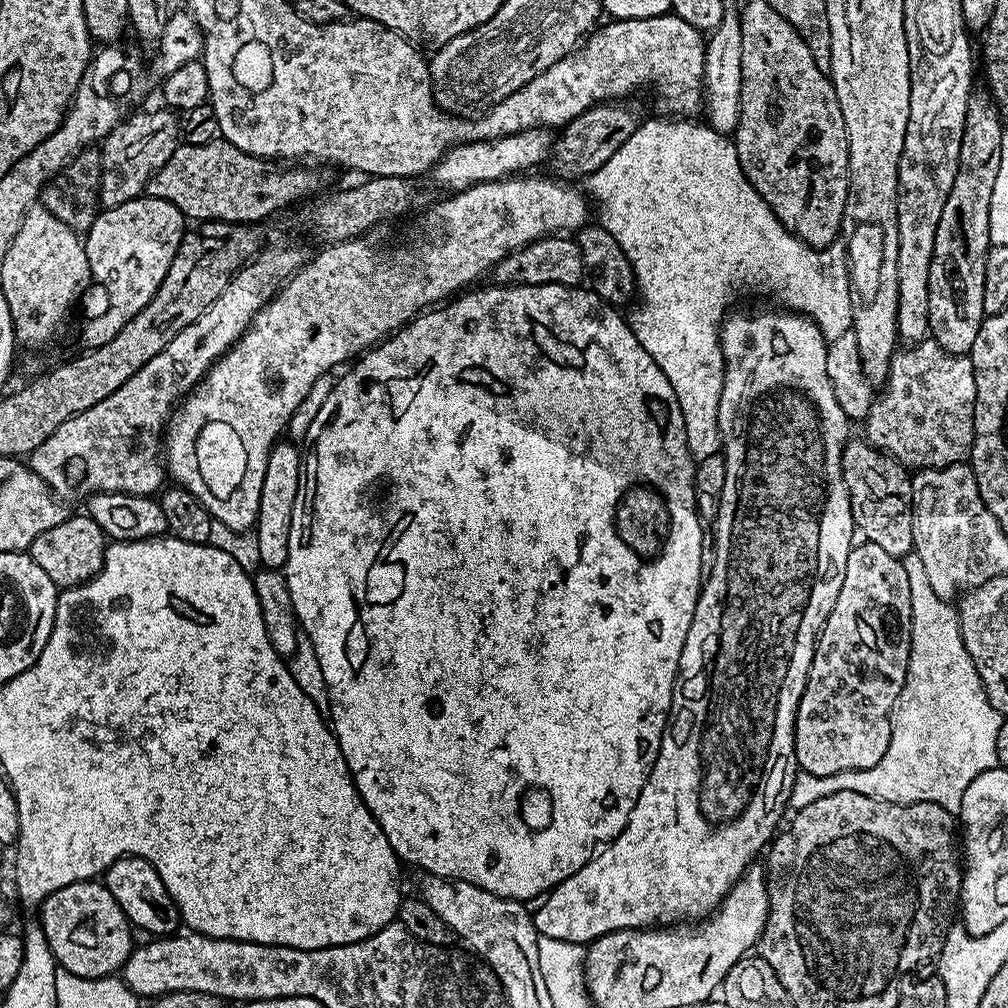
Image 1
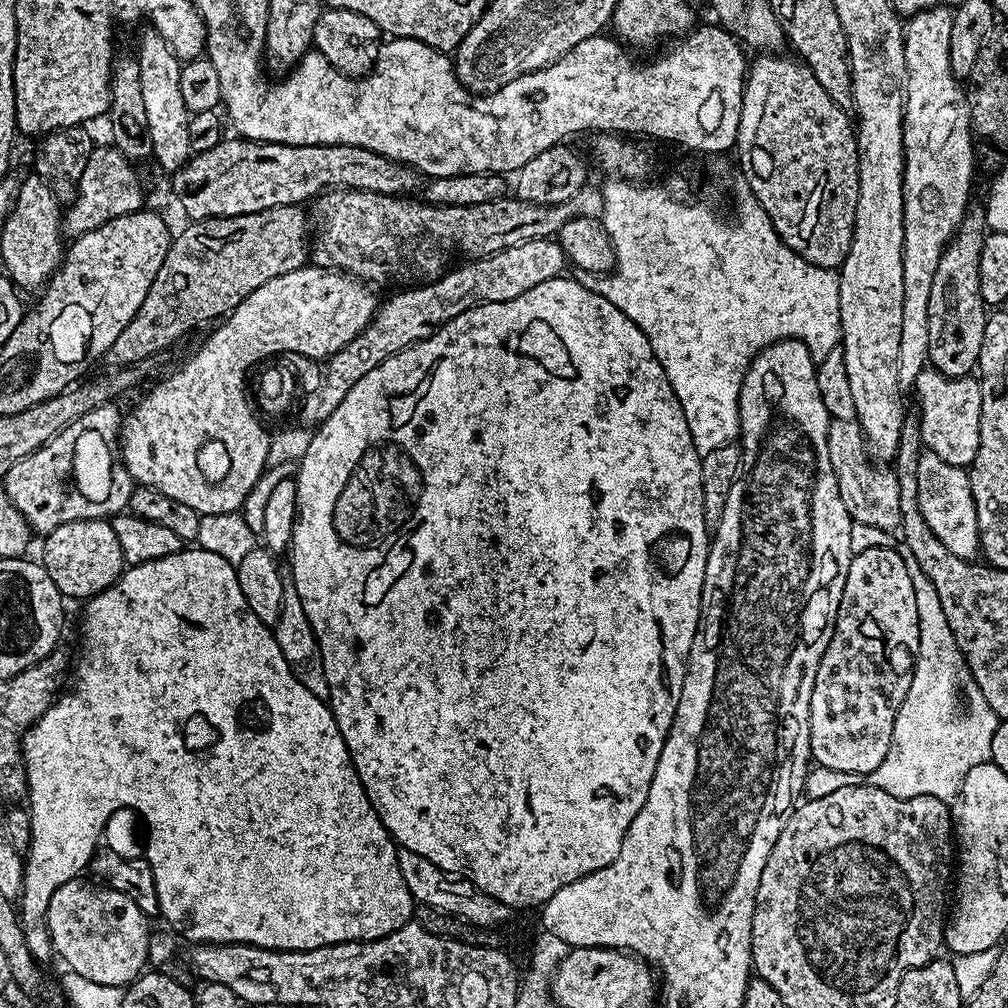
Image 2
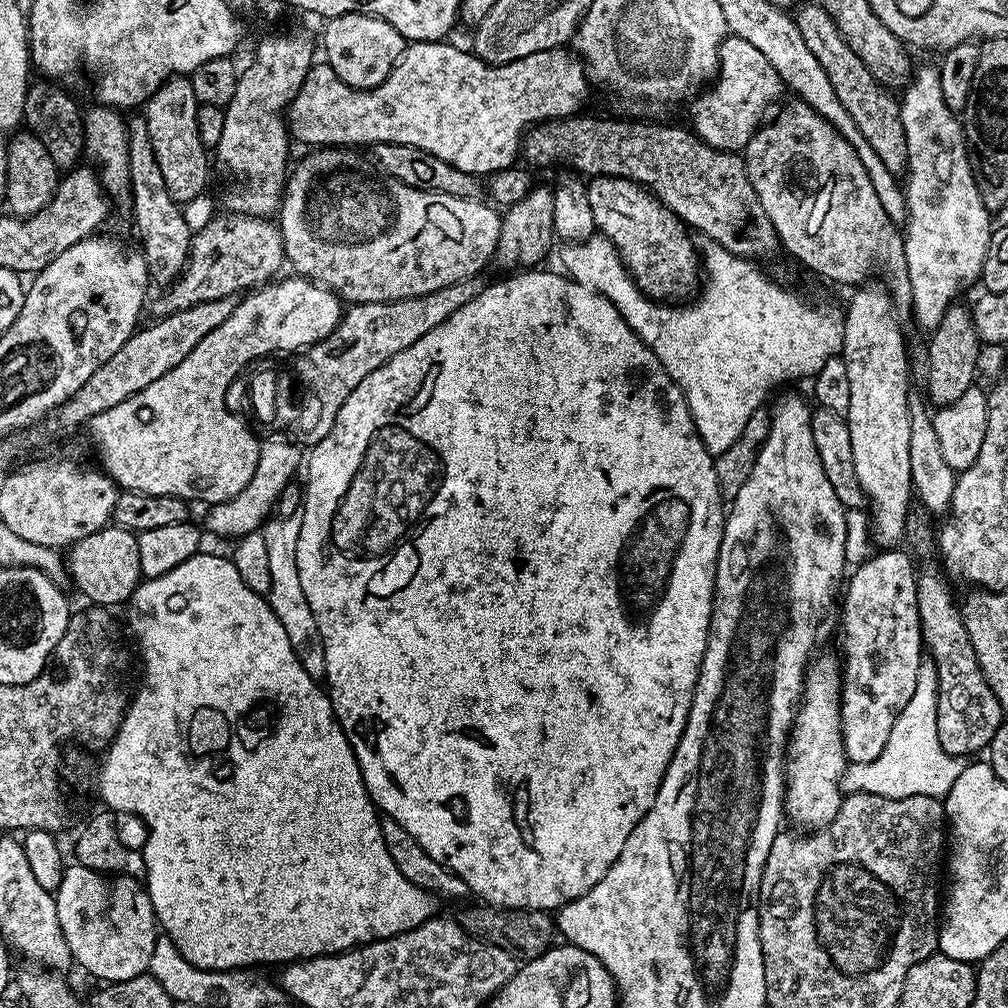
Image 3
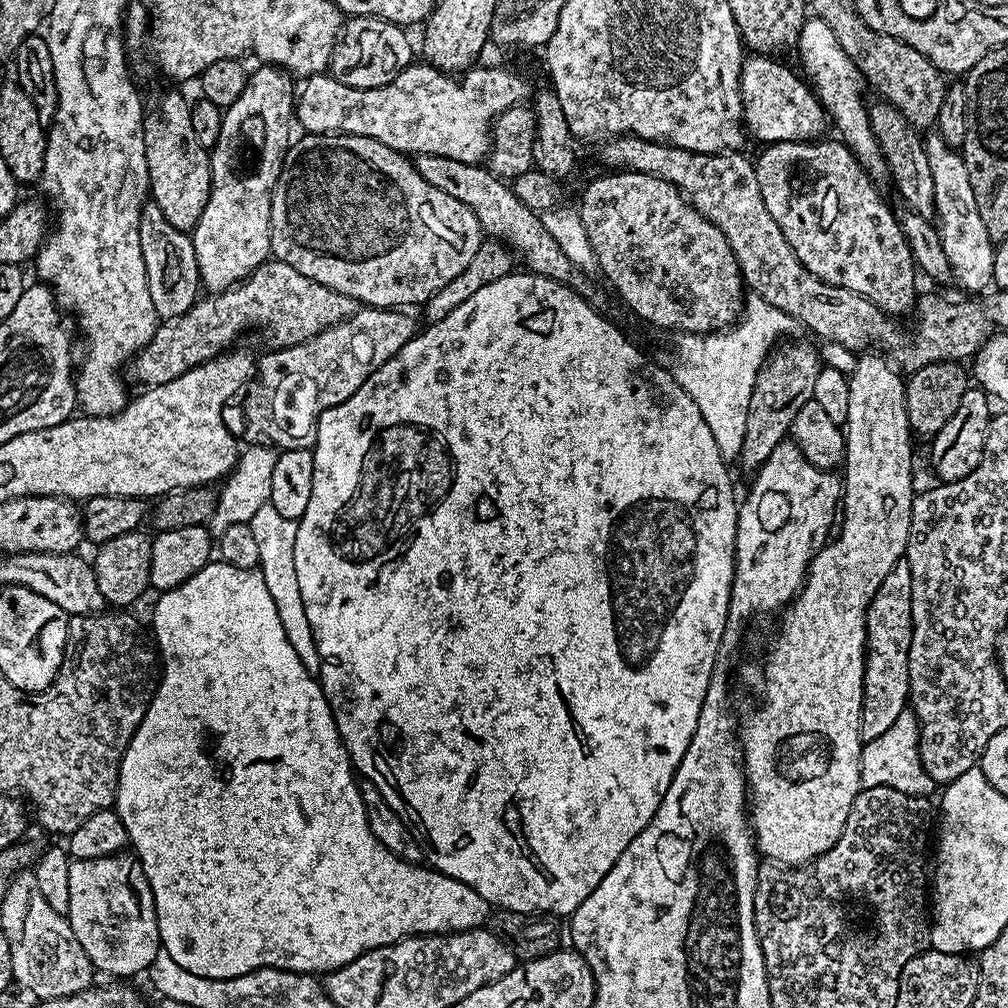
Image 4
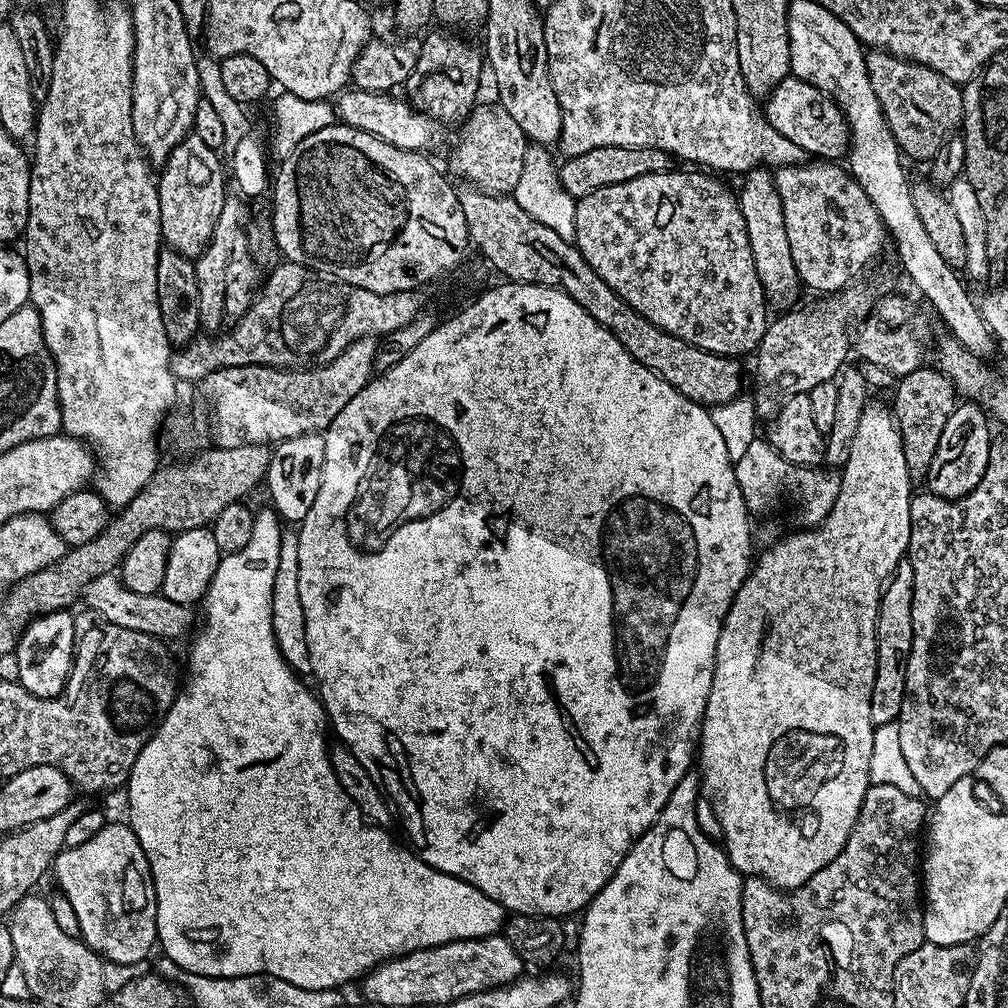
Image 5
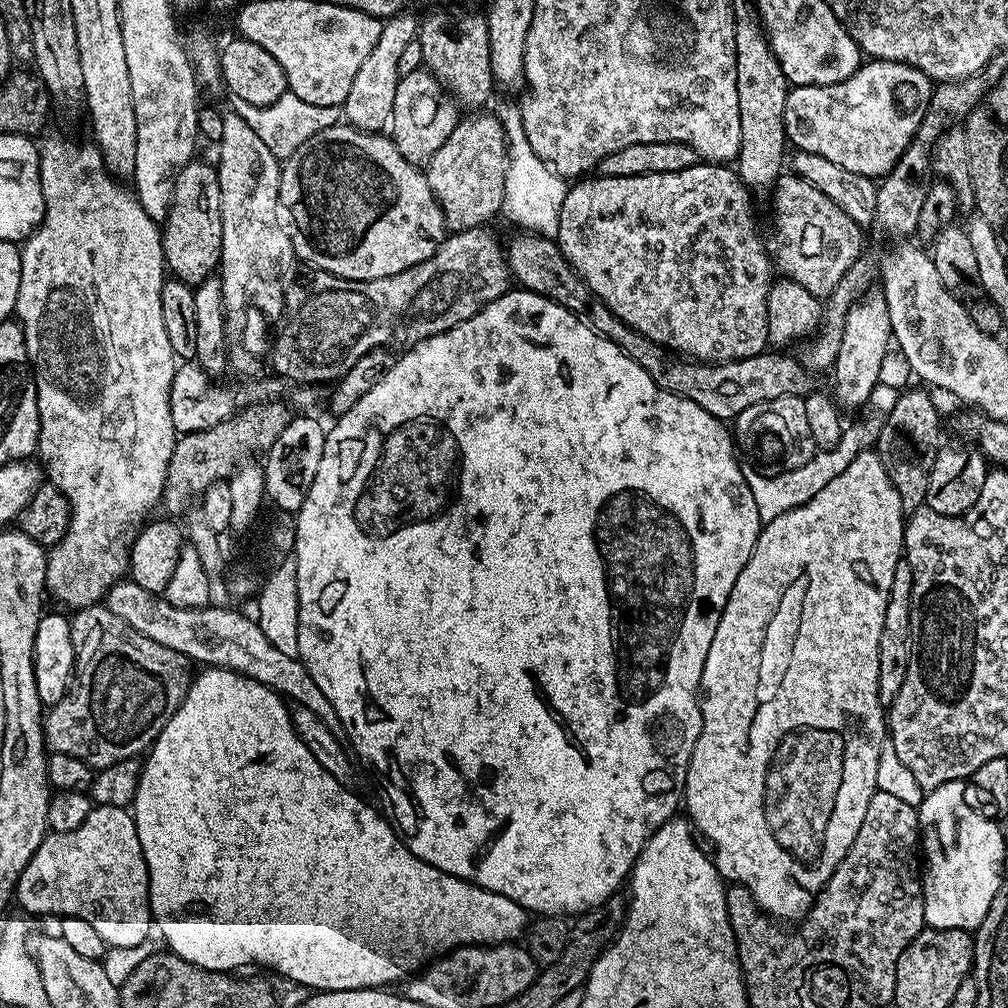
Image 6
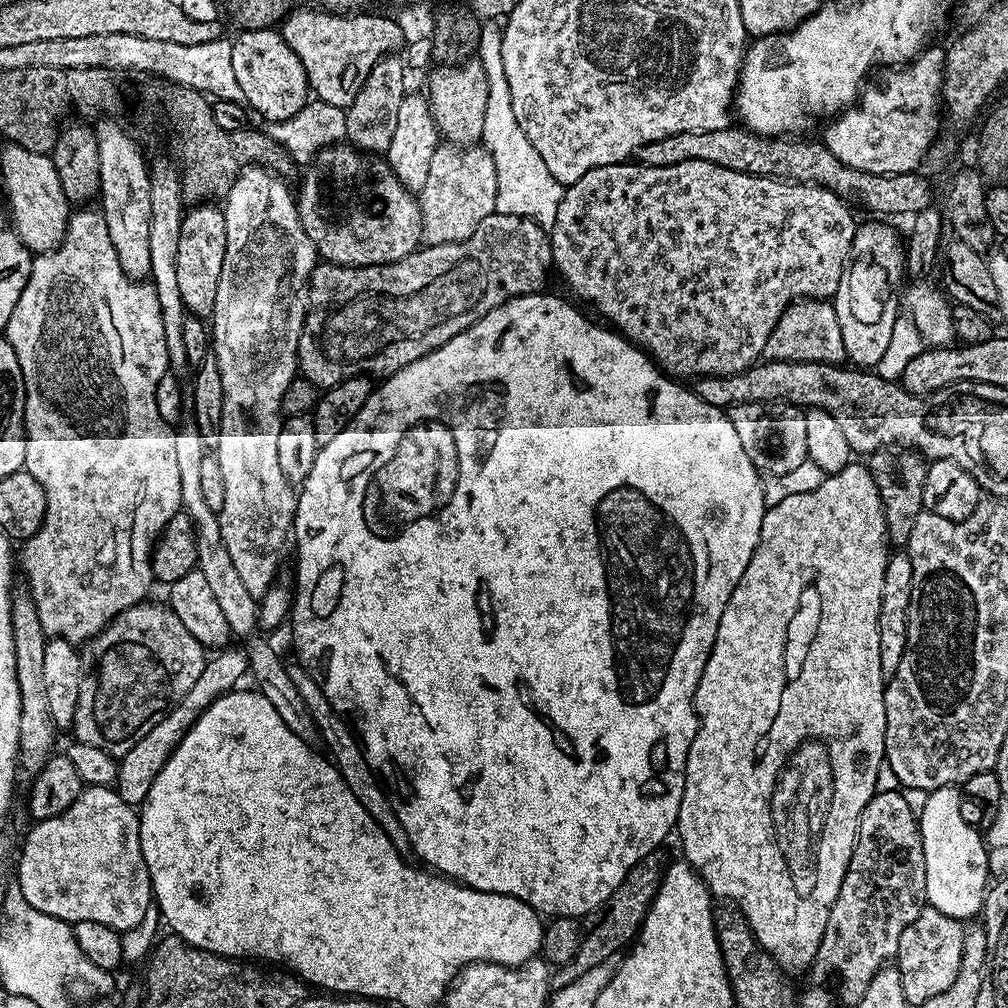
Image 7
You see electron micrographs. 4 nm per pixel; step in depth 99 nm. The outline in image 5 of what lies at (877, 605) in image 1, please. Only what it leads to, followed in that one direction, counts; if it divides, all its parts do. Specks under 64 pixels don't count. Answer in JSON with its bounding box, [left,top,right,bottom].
[870,559,914,724]

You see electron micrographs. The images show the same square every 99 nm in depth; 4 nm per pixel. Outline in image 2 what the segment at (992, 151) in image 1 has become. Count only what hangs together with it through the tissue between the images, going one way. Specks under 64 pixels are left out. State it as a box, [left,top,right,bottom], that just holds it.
[928,207,989,376]

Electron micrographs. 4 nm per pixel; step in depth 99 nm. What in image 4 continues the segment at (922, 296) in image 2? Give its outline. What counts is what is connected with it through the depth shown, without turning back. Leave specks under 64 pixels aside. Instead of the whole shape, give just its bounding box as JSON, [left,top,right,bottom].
[923,134,994,294]

